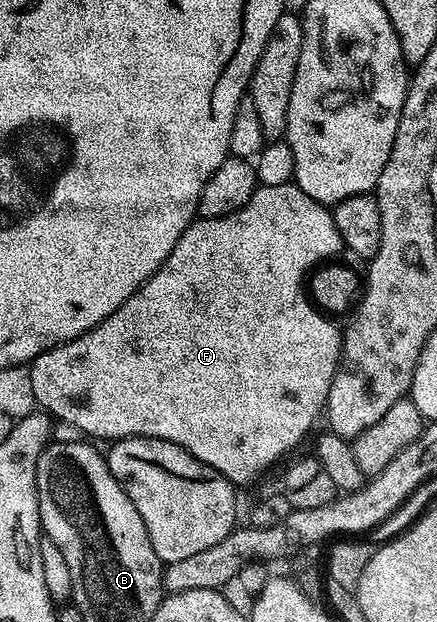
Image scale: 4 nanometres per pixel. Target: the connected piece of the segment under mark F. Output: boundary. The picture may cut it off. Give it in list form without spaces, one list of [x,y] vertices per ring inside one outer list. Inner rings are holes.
[[[296,183],[283,186],[262,184],[239,210],[222,216],[207,216],[194,219],[188,230],[175,242],[175,250],[159,266],[159,270],[115,314],[87,330],[79,338],[55,346],[36,356],[28,365],[31,385],[36,403],[50,417],[62,420],[89,436],[98,436],[104,442],[126,440],[128,436],[150,436],[177,444],[190,452],[199,462],[207,462],[219,474],[227,477],[235,486],[249,484],[260,472],[265,472],[284,452],[289,452],[309,431],[317,415],[326,411],[329,403],[331,382],[341,362],[342,329],[332,324],[330,317],[322,312],[307,295],[307,277],[322,262],[342,251],[341,235],[333,221],[333,213],[315,198],[303,194]]]

